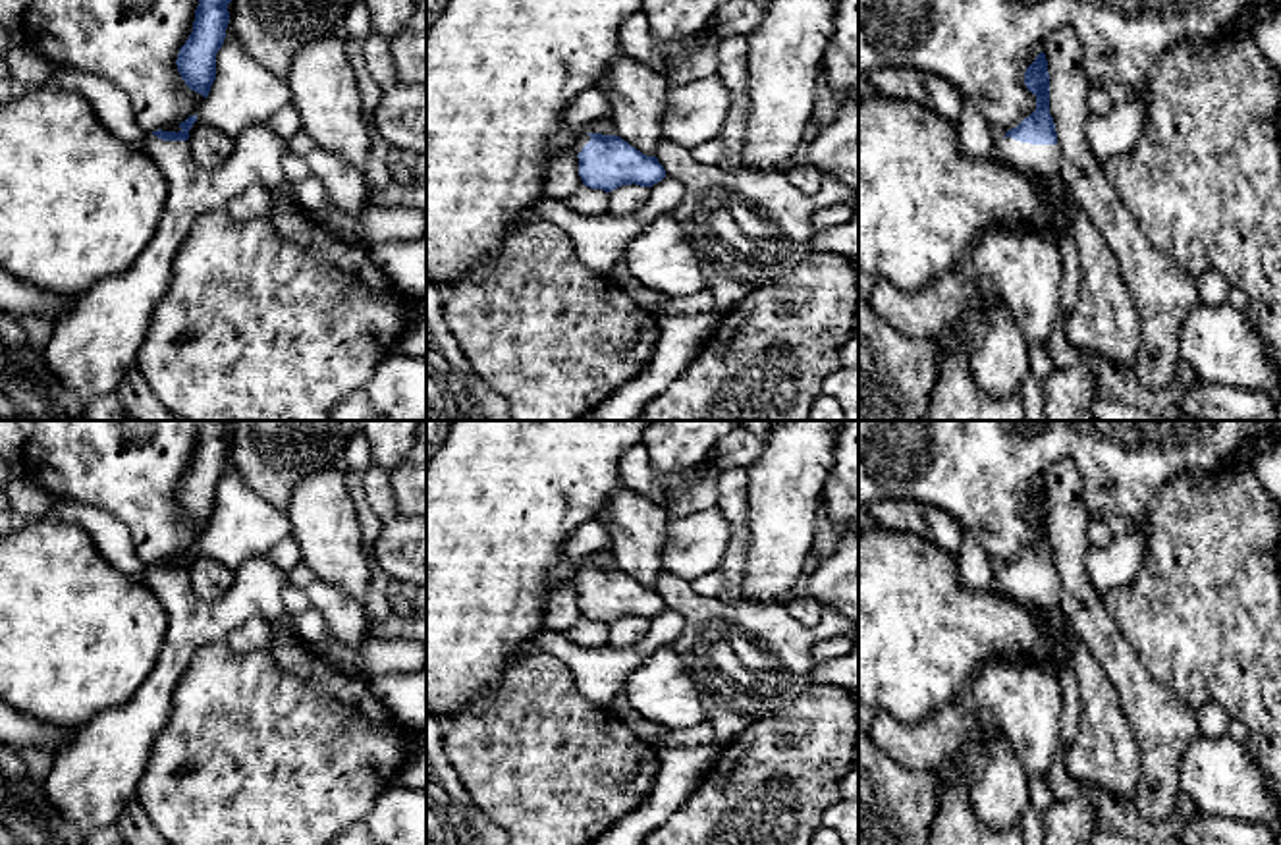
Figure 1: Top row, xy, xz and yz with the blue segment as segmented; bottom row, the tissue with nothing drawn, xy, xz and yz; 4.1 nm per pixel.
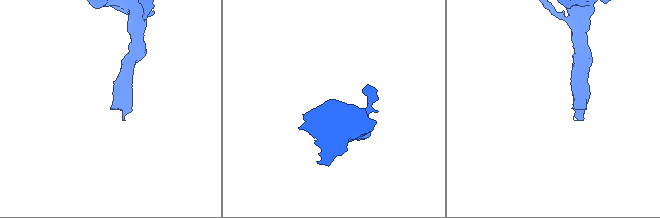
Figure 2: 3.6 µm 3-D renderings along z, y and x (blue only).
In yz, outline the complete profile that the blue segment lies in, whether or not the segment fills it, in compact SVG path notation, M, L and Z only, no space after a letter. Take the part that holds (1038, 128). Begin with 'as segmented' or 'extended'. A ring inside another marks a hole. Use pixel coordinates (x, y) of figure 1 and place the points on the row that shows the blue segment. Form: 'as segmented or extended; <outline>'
extended; M1044 52L1026 68L1024 85L1036 96L1036 110L1009 129L1001 141L995 141L992 156L1019 174L1034 176L1049 197L1059 199L1067 189L1059 170L1055 123L1049 114L1049 73Z

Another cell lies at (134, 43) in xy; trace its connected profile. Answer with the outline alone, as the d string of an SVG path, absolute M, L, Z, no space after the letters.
M27 0L25 41L54 66L118 85L145 133L179 125L204 96L181 79L176 60L193 31L199 0Z

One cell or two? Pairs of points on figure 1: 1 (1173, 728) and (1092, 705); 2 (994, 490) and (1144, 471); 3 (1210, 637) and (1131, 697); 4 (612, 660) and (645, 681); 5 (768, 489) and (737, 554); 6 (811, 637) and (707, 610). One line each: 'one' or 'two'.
1: two
2: one
3: two
4: two
5: two
6: one

